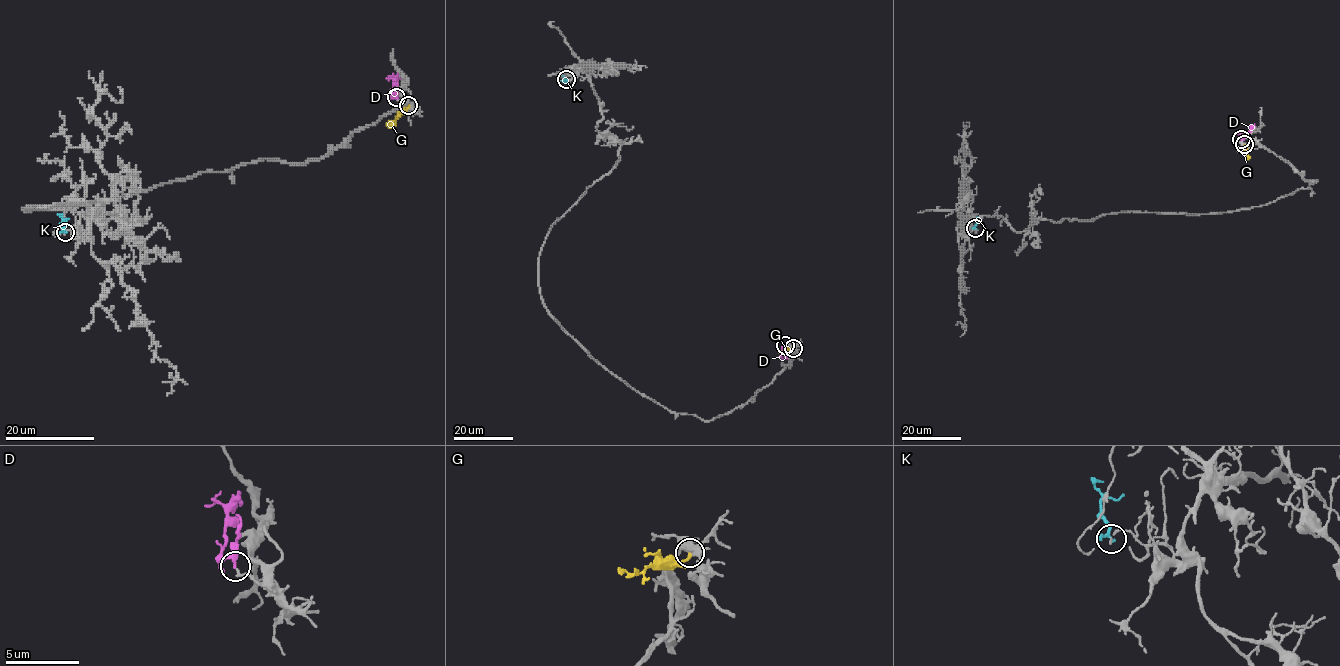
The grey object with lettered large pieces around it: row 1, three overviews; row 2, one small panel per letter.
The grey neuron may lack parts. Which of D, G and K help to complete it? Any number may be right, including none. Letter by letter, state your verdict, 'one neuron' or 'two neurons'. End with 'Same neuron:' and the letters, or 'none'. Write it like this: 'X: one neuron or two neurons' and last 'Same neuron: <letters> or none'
D: two neurons
G: two neurons
K: two neurons
Same neuron: none

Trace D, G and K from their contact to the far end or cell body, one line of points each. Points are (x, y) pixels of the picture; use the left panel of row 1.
D: (397, 97), (392, 92), (393, 78), (398, 74)
G: (408, 105), (393, 122), (387, 124)
K: (65, 232), (61, 220), (68, 218)

